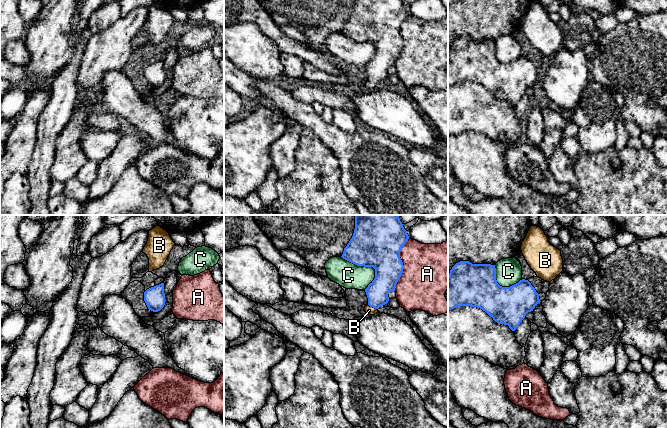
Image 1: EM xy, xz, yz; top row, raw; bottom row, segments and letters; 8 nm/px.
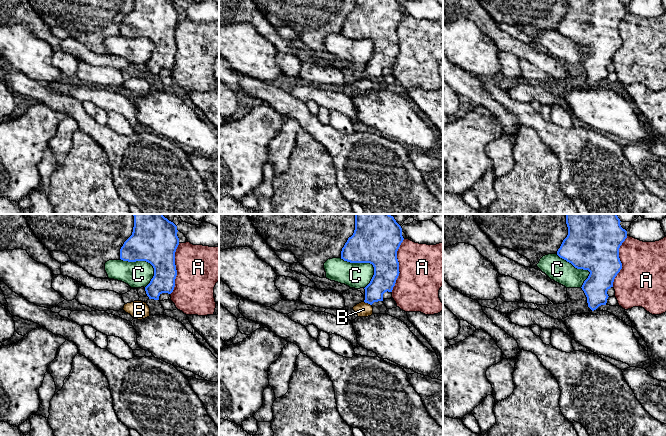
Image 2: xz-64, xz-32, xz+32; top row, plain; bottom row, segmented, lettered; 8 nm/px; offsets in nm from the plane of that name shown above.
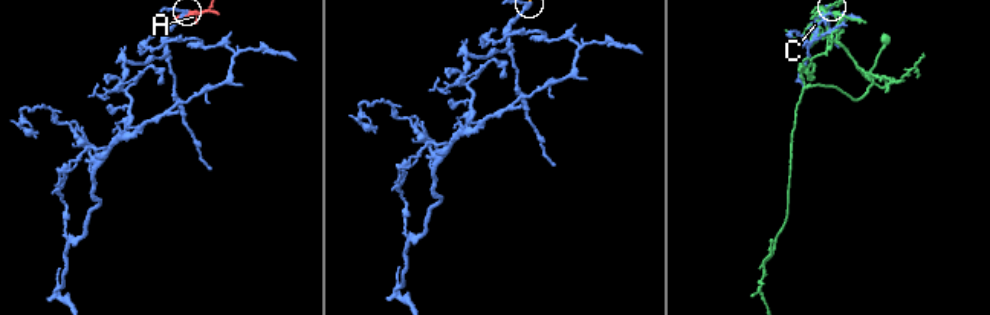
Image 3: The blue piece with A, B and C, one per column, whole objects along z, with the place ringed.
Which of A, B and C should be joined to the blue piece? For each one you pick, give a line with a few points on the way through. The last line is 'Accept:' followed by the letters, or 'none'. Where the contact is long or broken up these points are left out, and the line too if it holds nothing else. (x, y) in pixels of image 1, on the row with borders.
B: Path across: xz (385, 280), (377, 291), (372, 306), (369, 310)
Accept: B

